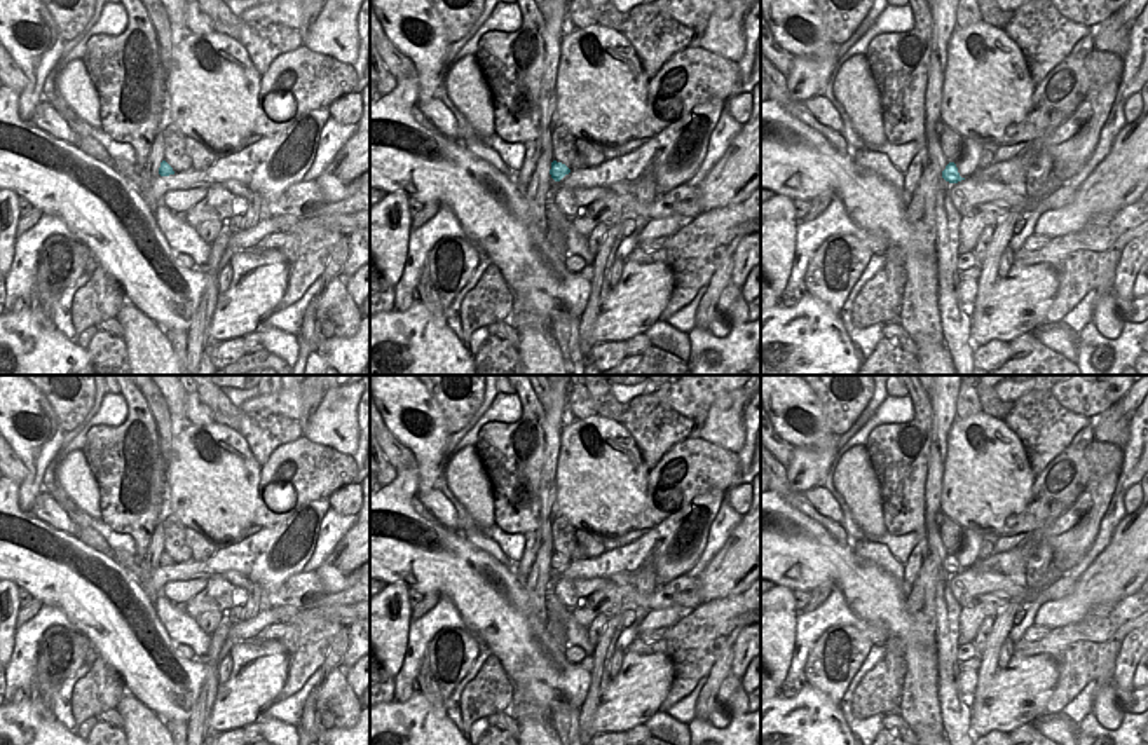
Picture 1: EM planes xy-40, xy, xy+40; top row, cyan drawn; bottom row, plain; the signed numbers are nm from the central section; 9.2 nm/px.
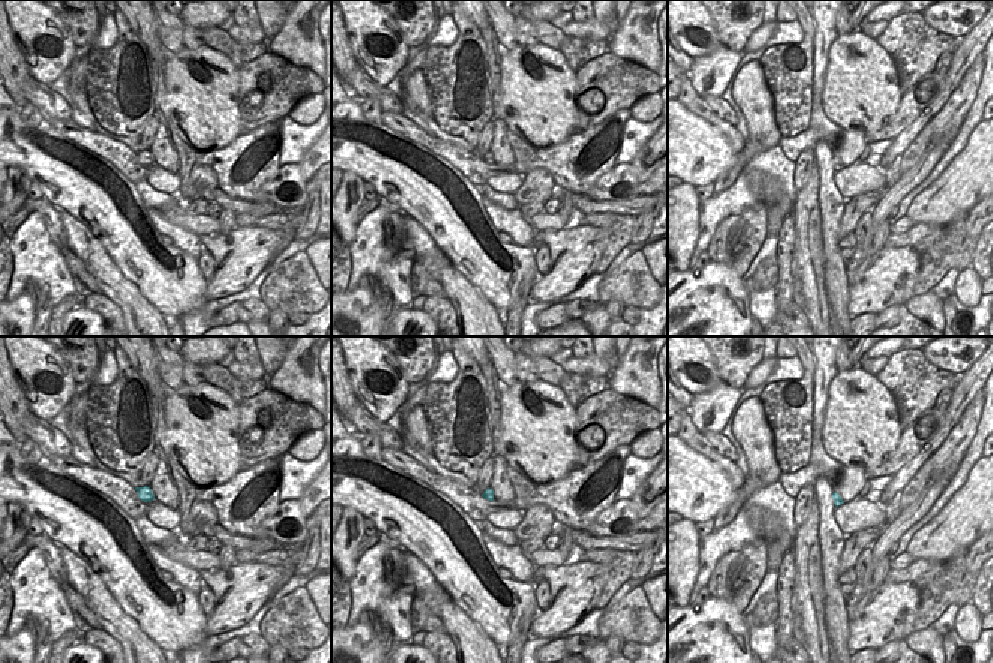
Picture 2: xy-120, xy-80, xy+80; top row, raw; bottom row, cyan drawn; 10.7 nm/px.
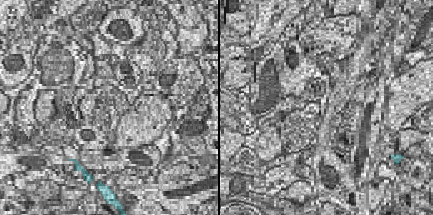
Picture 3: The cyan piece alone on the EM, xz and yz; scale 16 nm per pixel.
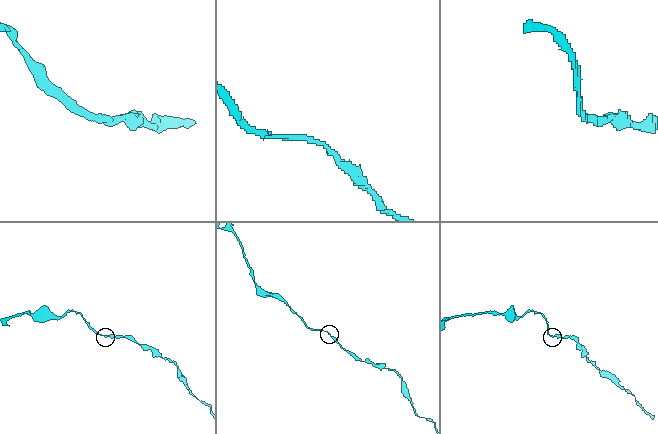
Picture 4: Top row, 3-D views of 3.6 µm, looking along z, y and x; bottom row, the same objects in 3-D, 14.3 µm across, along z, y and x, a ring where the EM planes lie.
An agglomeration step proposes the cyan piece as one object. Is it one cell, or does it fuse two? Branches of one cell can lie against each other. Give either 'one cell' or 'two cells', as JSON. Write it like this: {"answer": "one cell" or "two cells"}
{"answer": "one cell"}

